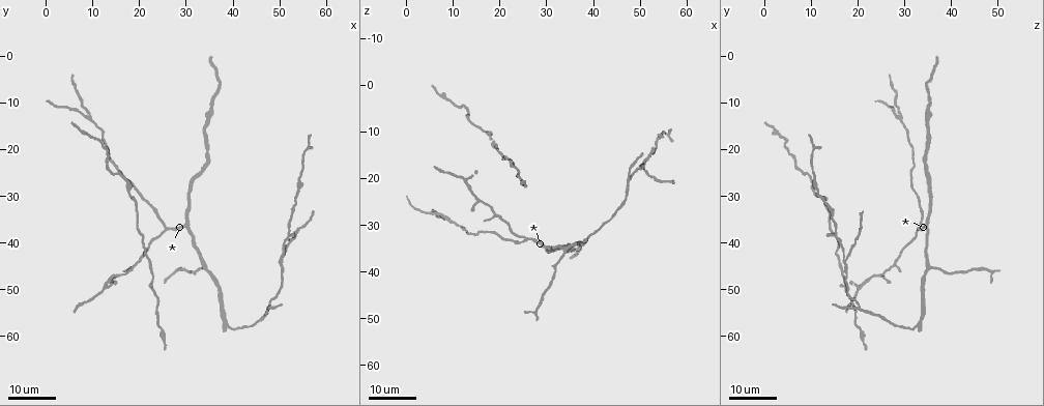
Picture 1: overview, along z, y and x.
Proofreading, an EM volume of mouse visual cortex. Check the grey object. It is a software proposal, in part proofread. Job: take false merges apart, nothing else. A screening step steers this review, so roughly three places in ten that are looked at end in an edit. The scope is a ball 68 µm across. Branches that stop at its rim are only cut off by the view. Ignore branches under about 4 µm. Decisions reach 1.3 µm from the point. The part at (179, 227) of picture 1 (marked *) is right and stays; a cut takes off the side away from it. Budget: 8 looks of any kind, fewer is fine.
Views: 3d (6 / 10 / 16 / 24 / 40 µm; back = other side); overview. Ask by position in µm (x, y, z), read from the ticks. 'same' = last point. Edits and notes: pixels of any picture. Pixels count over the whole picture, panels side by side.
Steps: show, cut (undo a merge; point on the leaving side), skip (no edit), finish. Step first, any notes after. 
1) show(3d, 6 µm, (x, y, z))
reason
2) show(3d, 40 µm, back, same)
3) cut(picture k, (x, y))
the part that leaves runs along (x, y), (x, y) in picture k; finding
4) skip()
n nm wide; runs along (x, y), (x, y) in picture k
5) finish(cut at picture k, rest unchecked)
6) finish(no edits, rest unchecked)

show(3d, 16 µm, (8.5, 13.0, 29.0))
two arms in line, one across

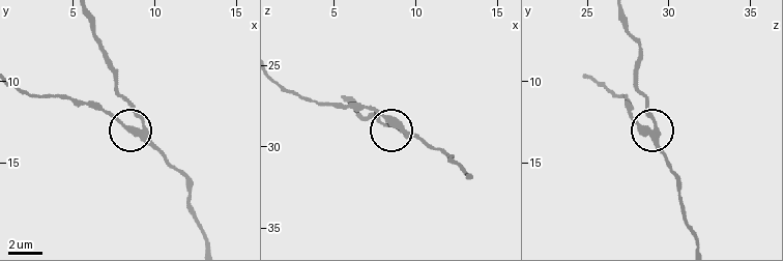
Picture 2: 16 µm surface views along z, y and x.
show(3d, 10 µm, (9.1, 13.2, 28.8))

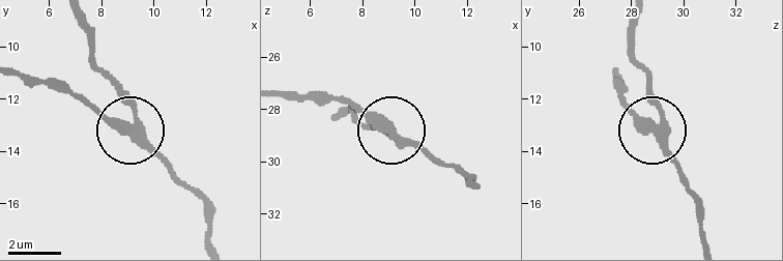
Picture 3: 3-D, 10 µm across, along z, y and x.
cut(picture 3, (111, 121))
side arm 11 µm; the part that leaves runs along (134, 138), (77, 97), (17, 75) in picture 3; two neurons meet here

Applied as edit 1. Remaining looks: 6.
show(overview)

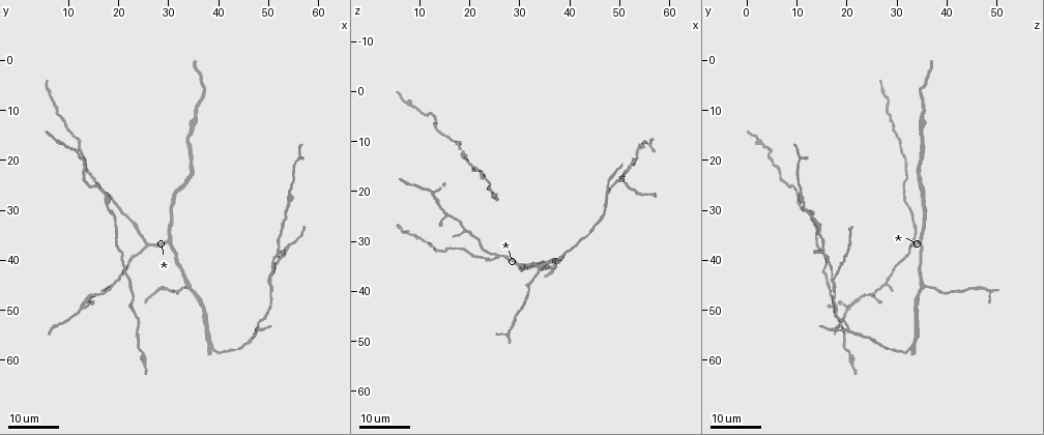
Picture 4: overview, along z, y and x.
show(3d, 16 µm, (54.0, 26.5, 10.5))
sudden change in width

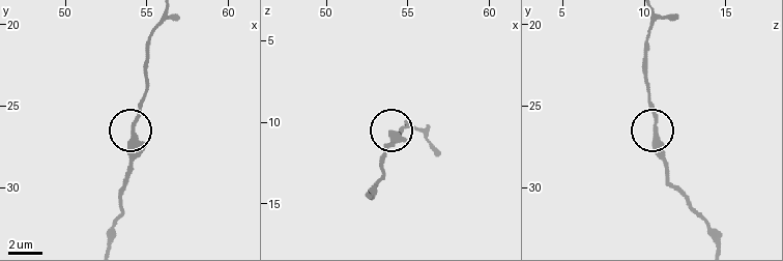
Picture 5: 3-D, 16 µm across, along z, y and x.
show(3d, 10 µm, (54.2, 26.8, 10.7))

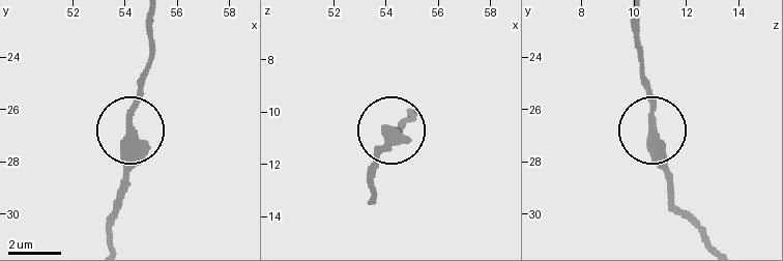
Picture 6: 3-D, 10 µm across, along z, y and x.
show(3d, 10 µm, back, (54.2, 26.8, 10.7))

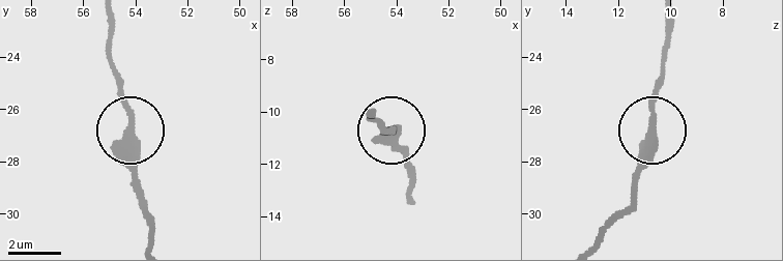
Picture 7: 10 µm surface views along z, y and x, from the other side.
skip()
runs along (151, 239), (151, 219), (132, 166), (132, 112), (112, 48) in picture 7; all the same neuron

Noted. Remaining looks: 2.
show(3d, 24 µm, (50.0, 44.5, 17.0))
two arms in line, one across

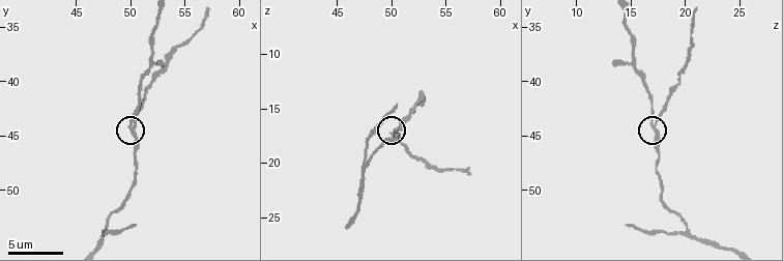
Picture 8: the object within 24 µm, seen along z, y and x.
show(3d, 6 µm, (50.2, 44.2, 17.2))
zoom in

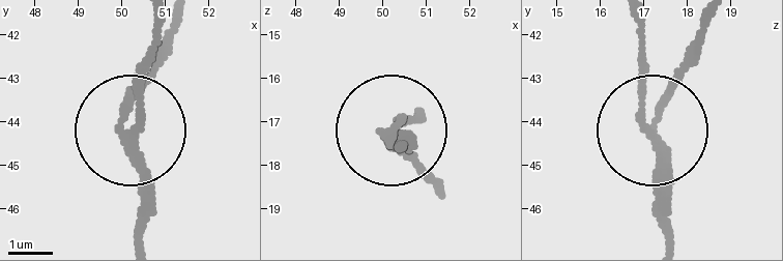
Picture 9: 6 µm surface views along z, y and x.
cut(picture 9, (680, 76))
3 arms; the part that leaves runs along (384, 139), (436, 191) in picture 9; two neurons meet here

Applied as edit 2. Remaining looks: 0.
finish(cut at picture 3, cut at picture 9, rest unchecked)

